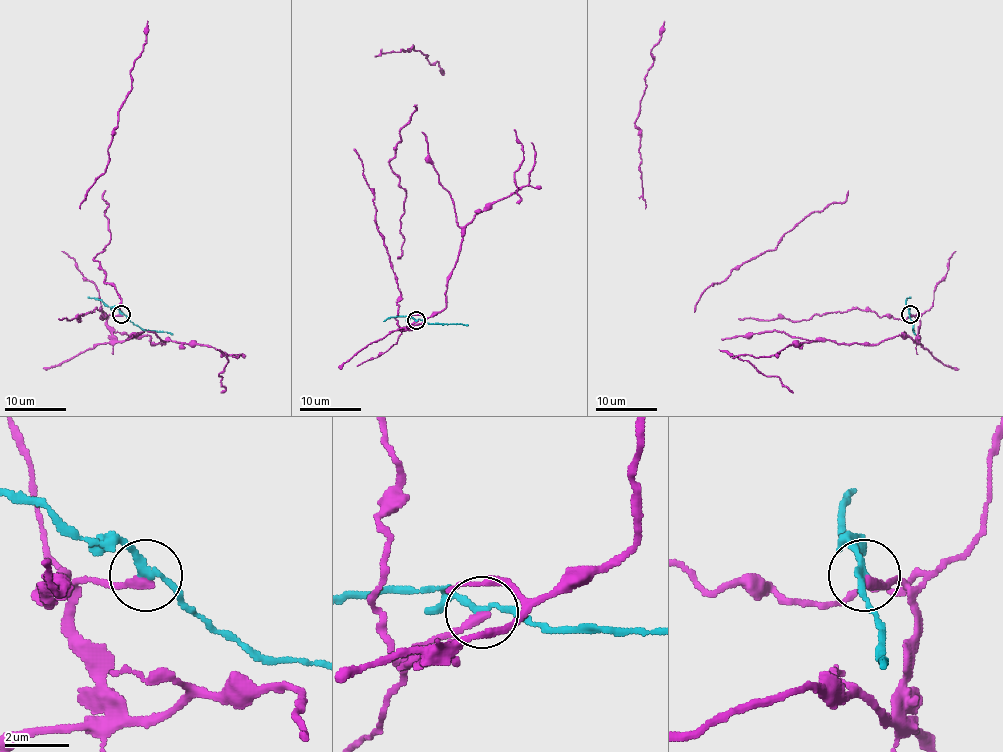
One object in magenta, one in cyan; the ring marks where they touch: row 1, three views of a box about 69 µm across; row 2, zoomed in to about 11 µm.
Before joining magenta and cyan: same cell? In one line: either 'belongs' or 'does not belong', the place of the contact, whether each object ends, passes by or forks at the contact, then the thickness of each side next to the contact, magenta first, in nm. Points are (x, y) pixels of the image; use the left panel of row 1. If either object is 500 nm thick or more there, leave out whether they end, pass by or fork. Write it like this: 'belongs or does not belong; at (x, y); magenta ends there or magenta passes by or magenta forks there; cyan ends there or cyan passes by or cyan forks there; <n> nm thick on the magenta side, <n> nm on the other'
does not belong; at (121, 314); magenta ends there; cyan passes by; 300 nm thick on the magenta side, 180 nm on the other

